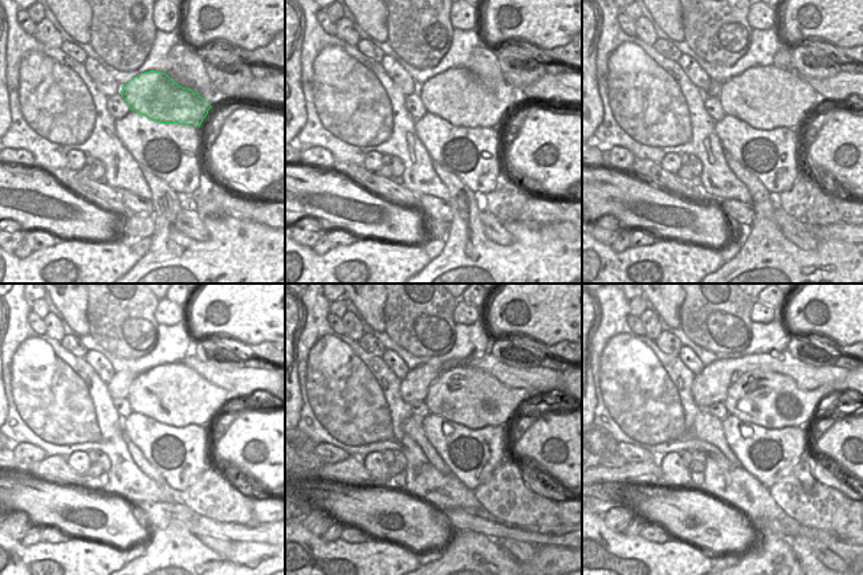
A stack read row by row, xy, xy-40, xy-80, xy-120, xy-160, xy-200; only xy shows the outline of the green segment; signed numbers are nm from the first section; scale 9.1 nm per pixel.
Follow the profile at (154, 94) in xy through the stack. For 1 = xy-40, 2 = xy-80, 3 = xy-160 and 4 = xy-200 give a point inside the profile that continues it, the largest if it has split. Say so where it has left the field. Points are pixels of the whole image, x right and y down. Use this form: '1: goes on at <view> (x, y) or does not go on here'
1: goes on at xy-40 (459, 96)
2: goes on at xy-80 (772, 97)
3: goes on at xy-160 (469, 396)
4: goes on at xy-200 (770, 400)

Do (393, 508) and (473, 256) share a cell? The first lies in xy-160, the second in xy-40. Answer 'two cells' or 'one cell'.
two cells

